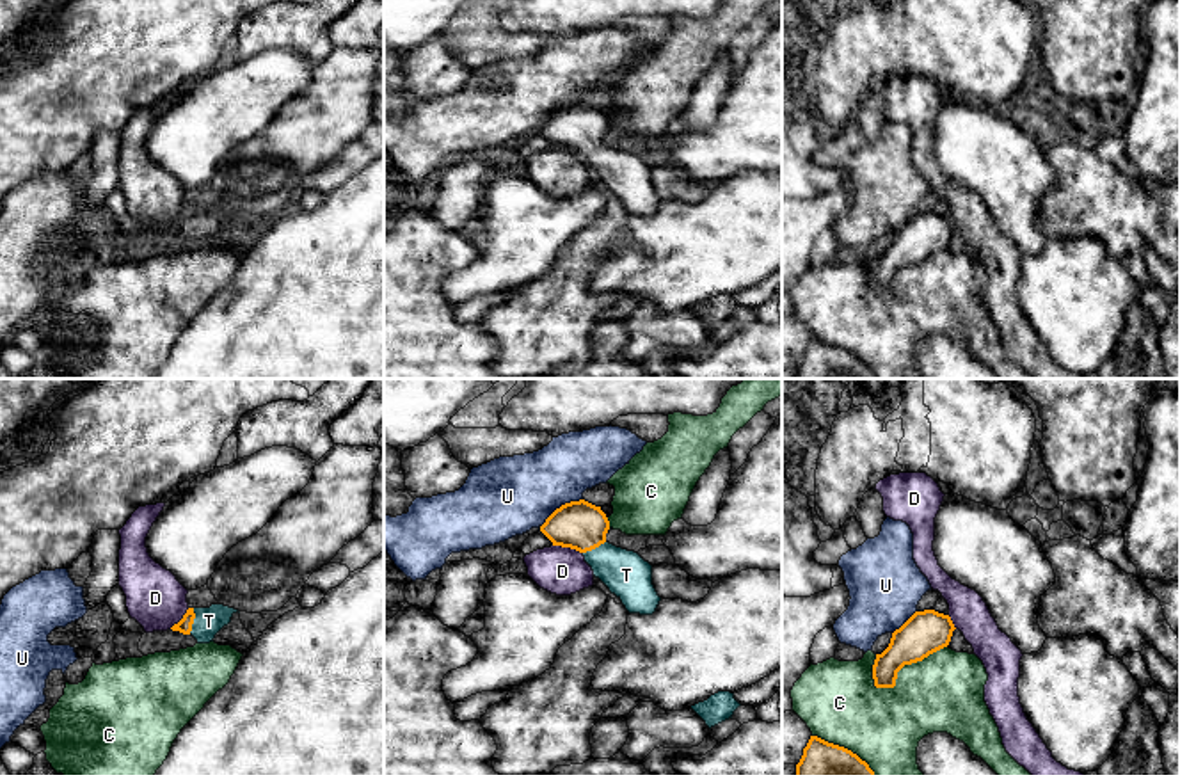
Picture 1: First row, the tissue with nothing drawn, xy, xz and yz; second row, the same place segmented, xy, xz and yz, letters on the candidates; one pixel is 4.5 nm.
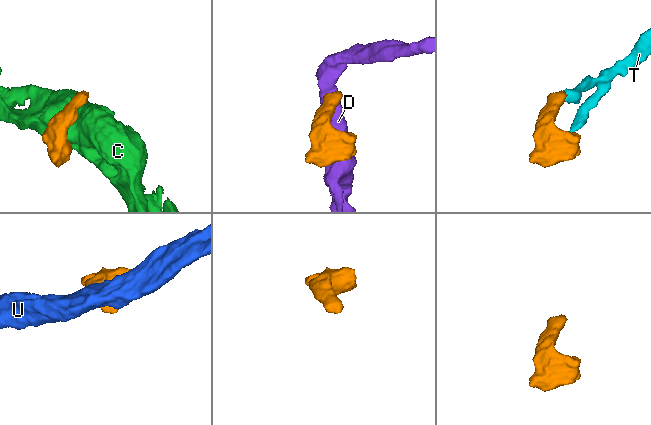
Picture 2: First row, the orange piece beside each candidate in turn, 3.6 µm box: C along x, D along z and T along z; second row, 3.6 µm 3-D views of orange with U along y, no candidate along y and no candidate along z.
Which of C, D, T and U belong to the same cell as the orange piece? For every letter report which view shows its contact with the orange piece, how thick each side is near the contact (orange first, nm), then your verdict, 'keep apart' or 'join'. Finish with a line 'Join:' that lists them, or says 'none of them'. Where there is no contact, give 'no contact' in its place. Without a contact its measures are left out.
C: meets orange in yz; 190 nm thick on the orange side, 360 nm on the other; keep apart
D: meets orange in xz; 220 nm thick on the orange side, 220 nm on the other; keep apart
T: meets orange in xy; 70 nm thick on the orange side, 130 nm on the other; join
U: meets orange in xz; 220 nm thick on the orange side, 360 nm on the other; keep apart
Join: T

